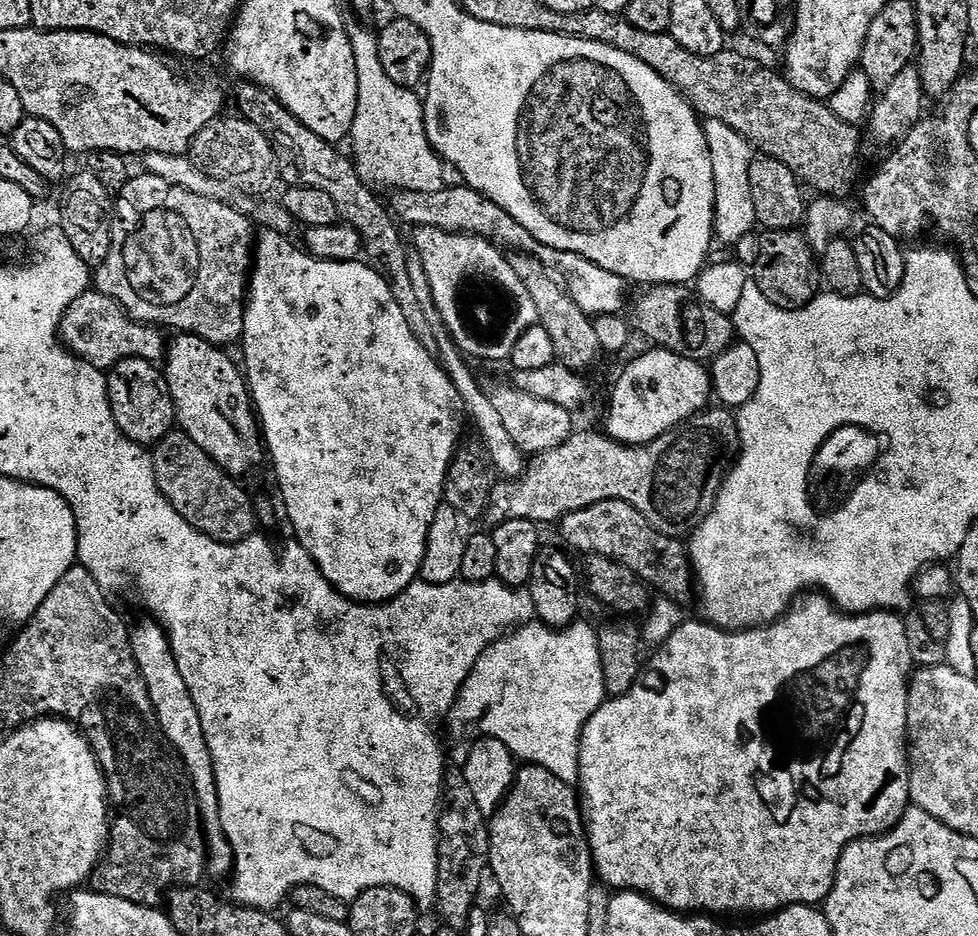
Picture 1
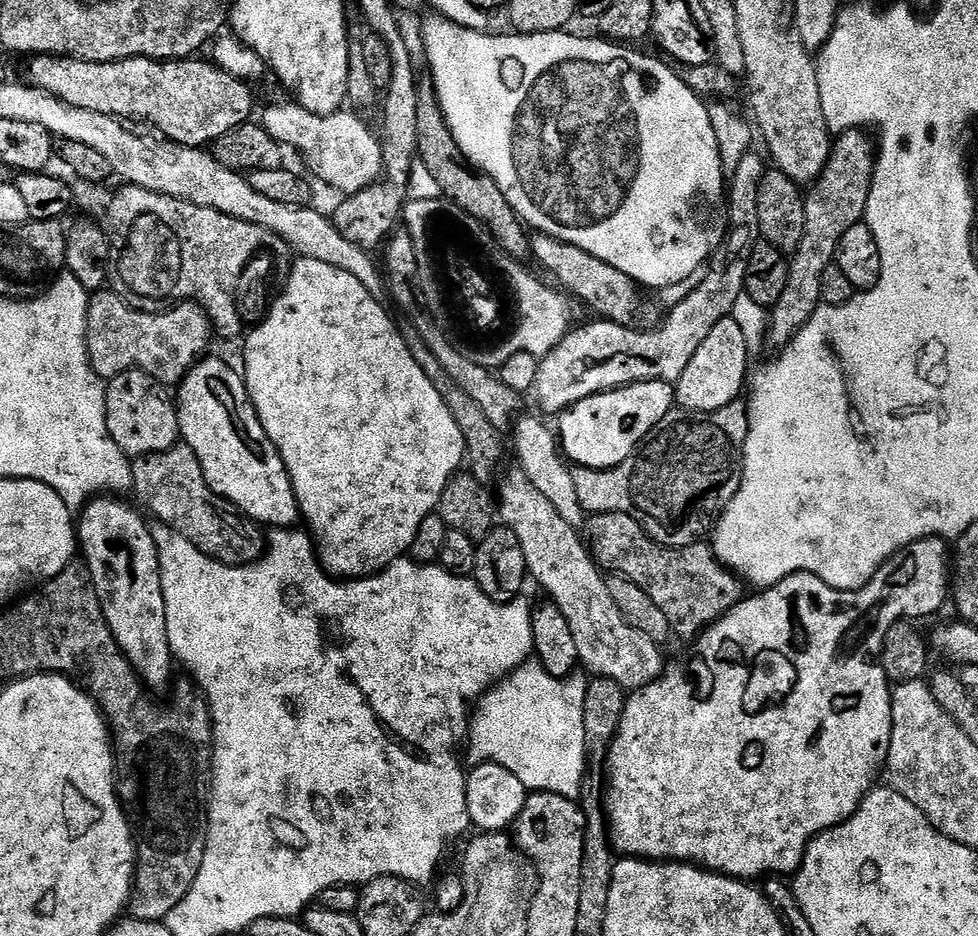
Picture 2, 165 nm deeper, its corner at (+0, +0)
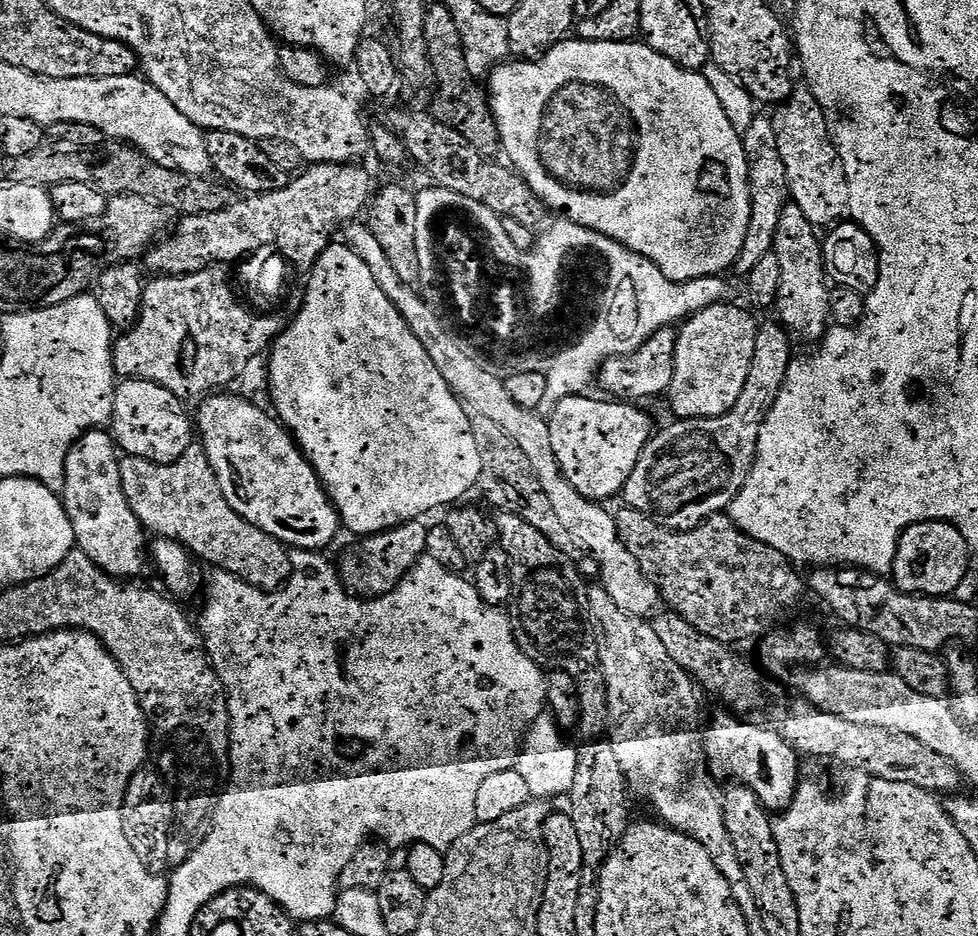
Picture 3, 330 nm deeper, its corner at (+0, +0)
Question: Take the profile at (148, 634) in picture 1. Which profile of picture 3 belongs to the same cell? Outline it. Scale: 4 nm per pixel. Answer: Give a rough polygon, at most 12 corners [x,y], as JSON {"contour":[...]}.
{"contour":[[85,432],[62,499],[76,548],[107,576],[144,572],[118,445]]}

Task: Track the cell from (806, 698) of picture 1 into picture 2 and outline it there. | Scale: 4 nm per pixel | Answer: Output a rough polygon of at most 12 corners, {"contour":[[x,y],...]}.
{"contour":[[914,542],[747,595],[633,691],[610,843],[795,873],[893,749]]}

